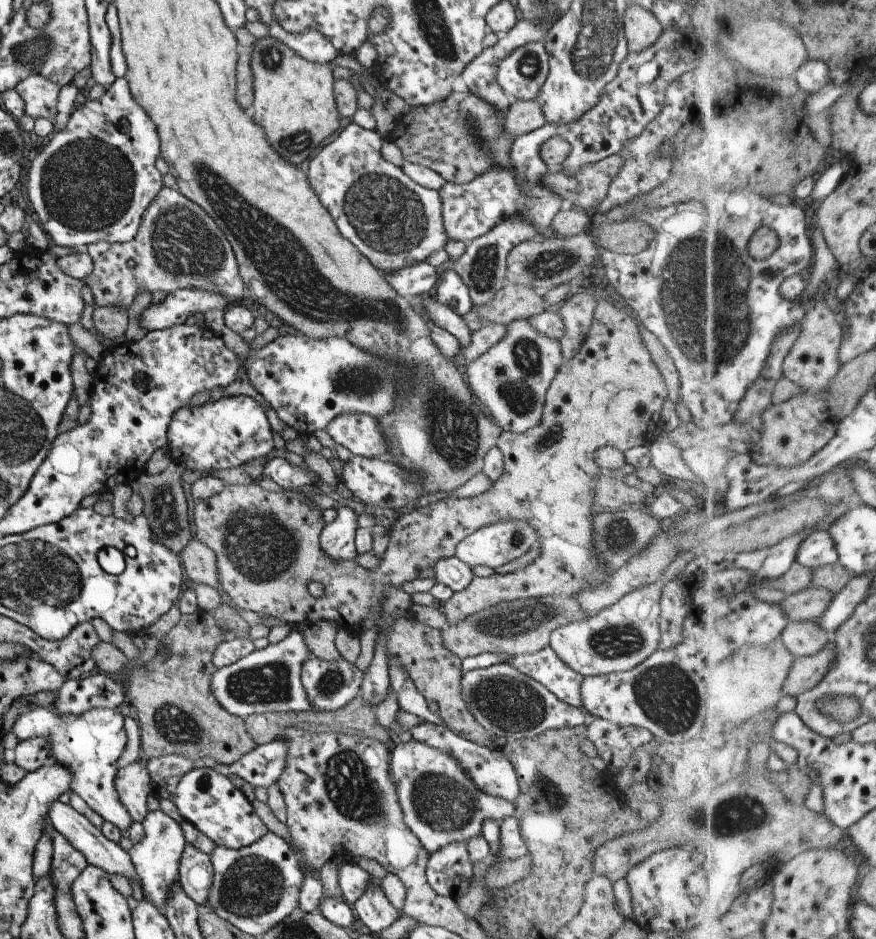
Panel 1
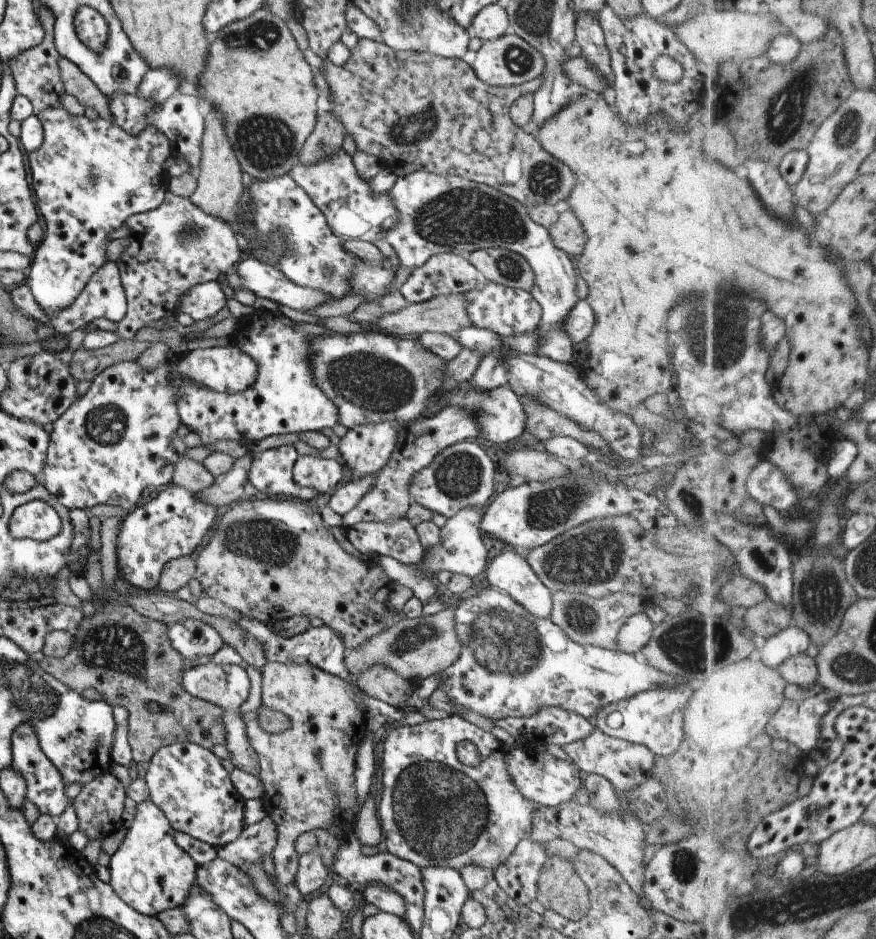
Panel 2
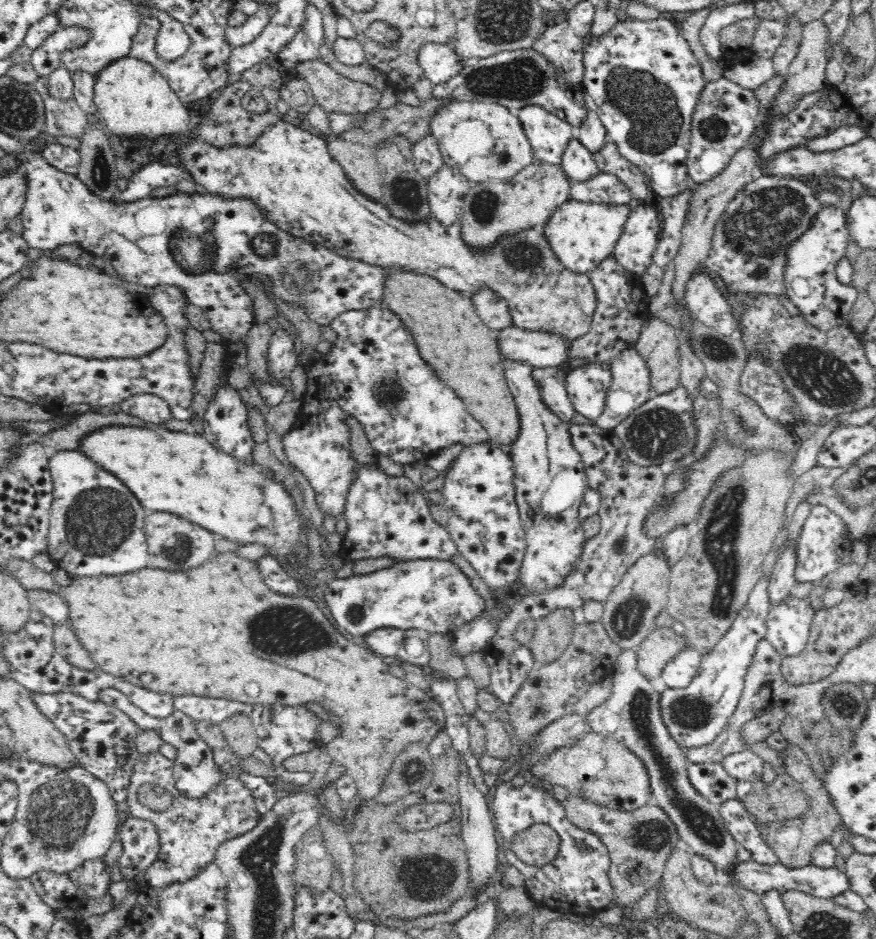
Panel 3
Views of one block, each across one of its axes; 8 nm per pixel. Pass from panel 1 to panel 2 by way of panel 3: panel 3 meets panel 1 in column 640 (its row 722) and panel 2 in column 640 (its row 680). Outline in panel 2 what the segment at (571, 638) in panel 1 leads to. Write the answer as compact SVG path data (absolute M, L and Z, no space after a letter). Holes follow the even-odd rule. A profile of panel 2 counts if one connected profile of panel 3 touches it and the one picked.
M643 612L629 616L615 636L617 651L634 655L647 644L652 631L653 625Z

